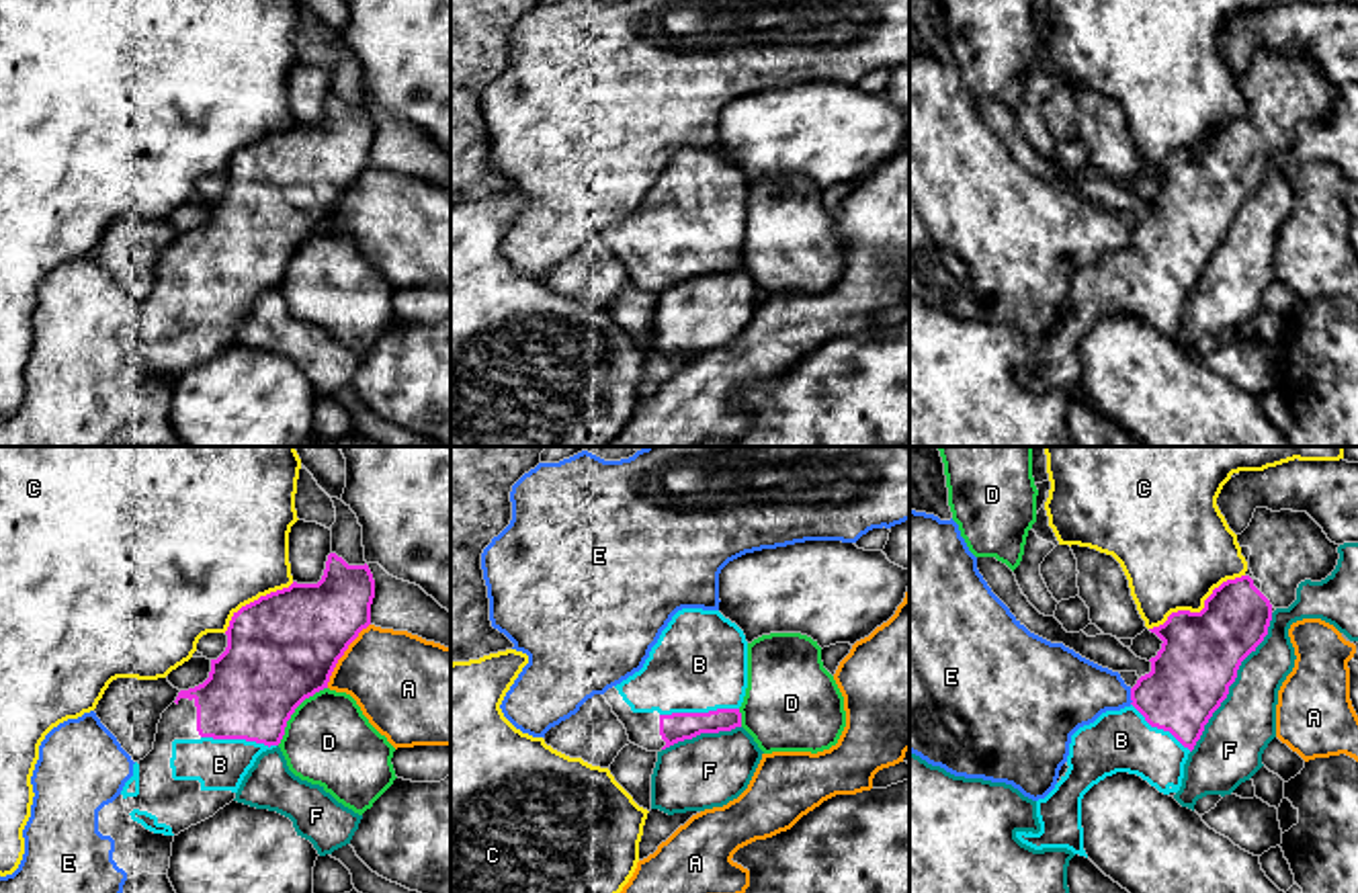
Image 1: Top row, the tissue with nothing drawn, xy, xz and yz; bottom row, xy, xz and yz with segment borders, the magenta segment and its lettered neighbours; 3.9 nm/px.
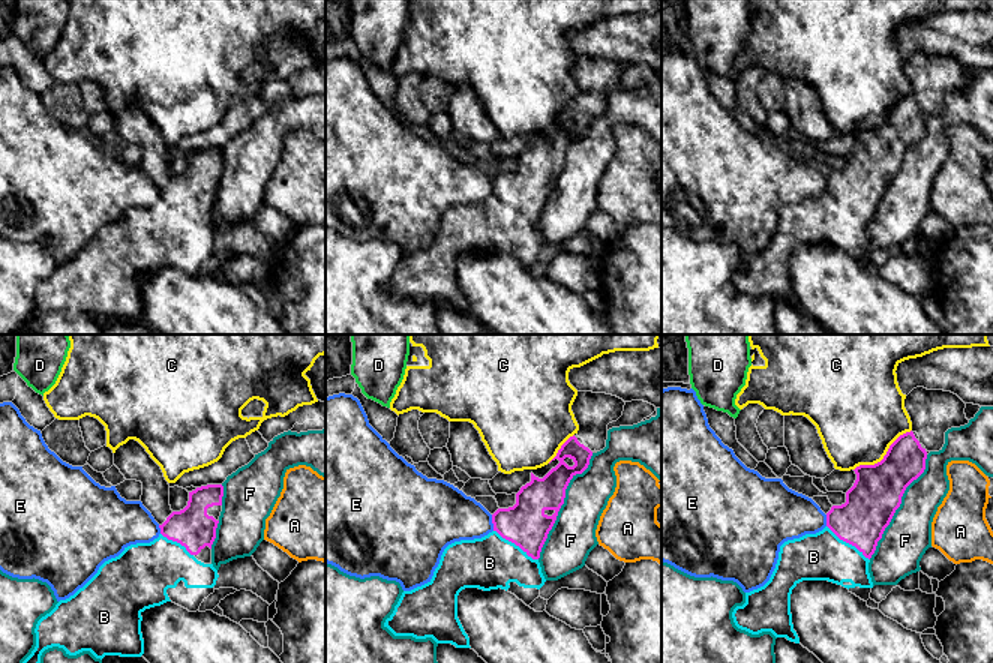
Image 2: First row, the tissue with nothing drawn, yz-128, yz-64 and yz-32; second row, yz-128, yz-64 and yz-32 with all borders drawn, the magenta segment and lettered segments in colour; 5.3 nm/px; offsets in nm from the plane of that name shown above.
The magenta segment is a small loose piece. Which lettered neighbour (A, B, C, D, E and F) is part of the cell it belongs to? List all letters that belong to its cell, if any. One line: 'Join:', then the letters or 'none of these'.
Join: B

